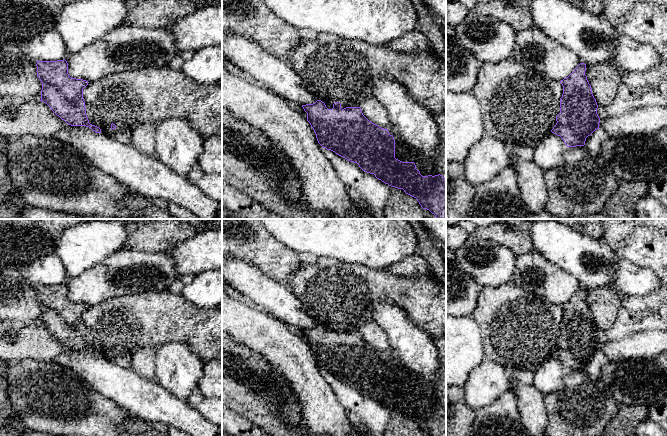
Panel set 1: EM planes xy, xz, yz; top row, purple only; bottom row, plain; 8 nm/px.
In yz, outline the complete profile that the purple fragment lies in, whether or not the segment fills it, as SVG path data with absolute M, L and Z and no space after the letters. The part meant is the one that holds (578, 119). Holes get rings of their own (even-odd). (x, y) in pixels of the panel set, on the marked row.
M580 63L568 77L560 81L563 86L563 94L560 98L561 108L556 116L557 123L551 132L560 136L567 147L584 146L586 138L599 129L598 105L585 71L586 64Z

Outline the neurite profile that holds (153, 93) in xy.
M150 66L138 70L120 71L99 80L89 82L83 89L86 115L89 123L101 129L101 134L129 143L133 131L151 120L182 118L203 137L222 135L222 86L220 83L201 85L189 79L182 71L170 66Z

